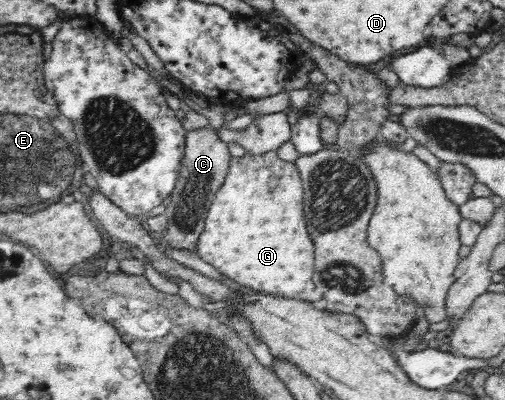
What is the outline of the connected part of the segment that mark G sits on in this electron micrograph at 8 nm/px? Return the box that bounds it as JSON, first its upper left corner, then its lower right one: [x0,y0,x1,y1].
[197,151,315,303]

